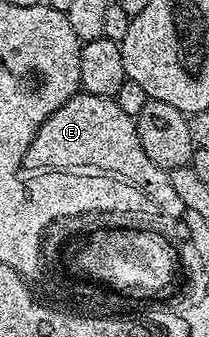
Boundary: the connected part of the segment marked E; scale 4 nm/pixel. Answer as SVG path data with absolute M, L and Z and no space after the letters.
M85 92L75 94L60 108L56 108L56 112L52 112L52 116L48 116L48 120L44 120L44 124L40 124L32 144L28 144L28 152L24 152L22 157L22 169L81 171L83 168L113 175L115 178L130 182L151 200L151 207L154 210L158 209L166 218L178 220L187 211L184 200L180 200L180 195L172 189L172 180L168 171L152 164L152 160L148 160L148 155L144 153L144 148L140 145L140 136L135 119L129 118L124 112L120 112L120 108L113 97L98 97L95 94Z

